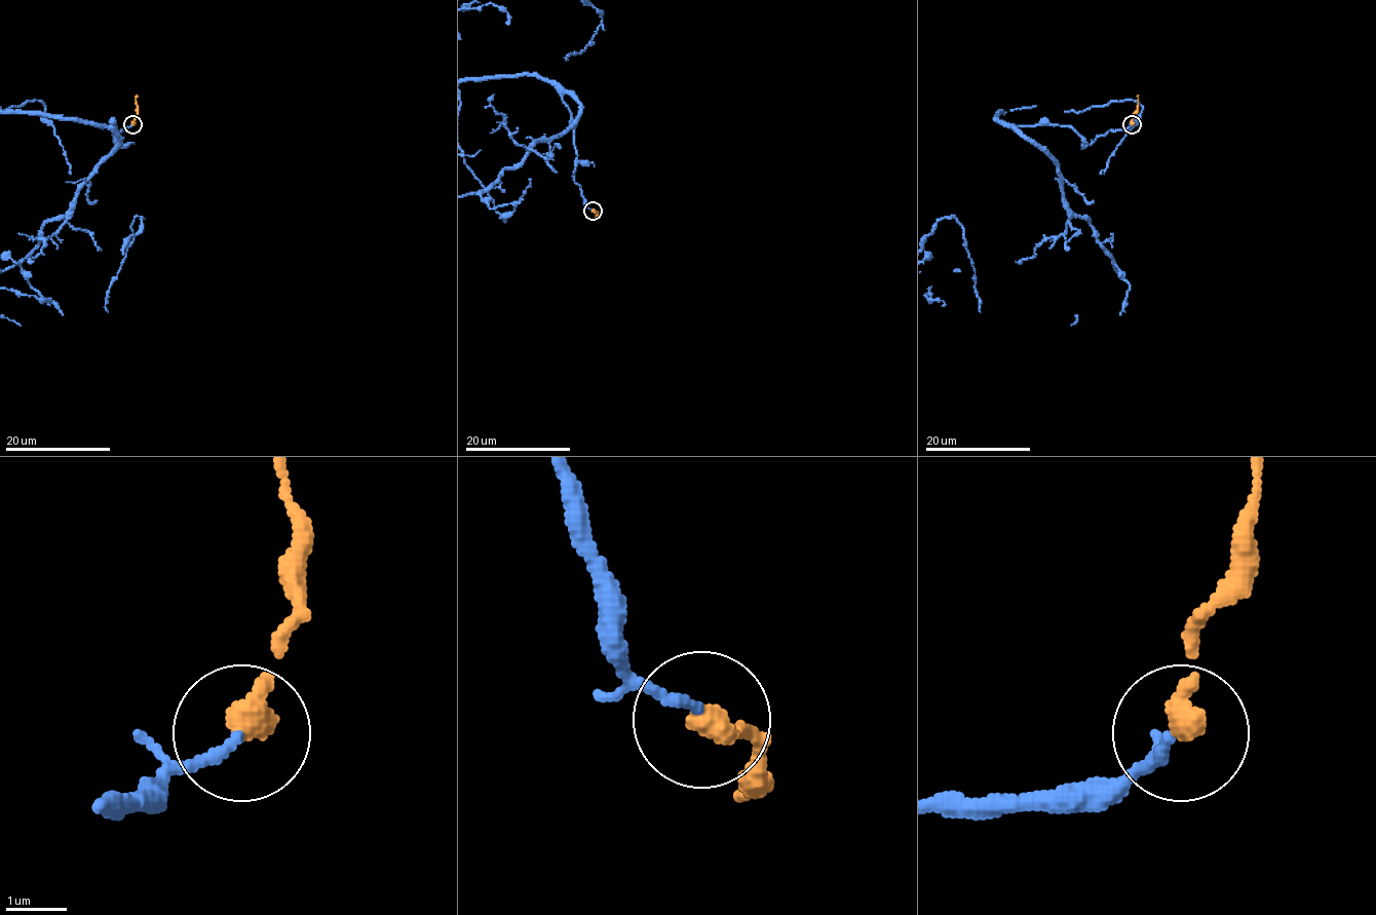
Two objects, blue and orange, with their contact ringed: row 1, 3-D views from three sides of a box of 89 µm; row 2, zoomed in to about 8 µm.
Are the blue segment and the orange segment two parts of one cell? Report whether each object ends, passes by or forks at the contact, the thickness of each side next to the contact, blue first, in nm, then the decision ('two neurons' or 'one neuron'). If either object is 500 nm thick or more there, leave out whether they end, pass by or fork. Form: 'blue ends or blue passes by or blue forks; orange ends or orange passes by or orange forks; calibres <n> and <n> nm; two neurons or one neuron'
blue ends; orange ends; calibres 170 and 440 nm; one neuron

